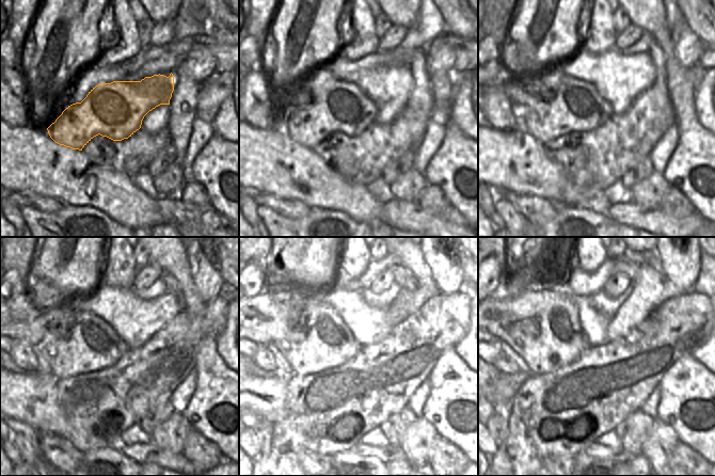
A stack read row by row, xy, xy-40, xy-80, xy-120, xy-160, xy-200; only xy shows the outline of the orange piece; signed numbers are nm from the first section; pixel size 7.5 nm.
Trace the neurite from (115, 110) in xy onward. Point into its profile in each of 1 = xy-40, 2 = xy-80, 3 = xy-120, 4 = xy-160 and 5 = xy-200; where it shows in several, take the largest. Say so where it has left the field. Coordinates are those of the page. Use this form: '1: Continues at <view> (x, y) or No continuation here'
1: Continues at xy-40 (343, 107)
2: Continues at xy-80 (575, 107)
3: Continues at xy-120 (73, 342)
4: Continues at xy-160 (311, 335)
5: Continues at xy-200 (543, 327).

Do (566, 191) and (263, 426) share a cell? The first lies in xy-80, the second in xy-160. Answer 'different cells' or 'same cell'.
different cells

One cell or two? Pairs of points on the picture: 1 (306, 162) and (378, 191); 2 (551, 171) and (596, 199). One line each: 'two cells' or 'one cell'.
1: two cells
2: one cell

